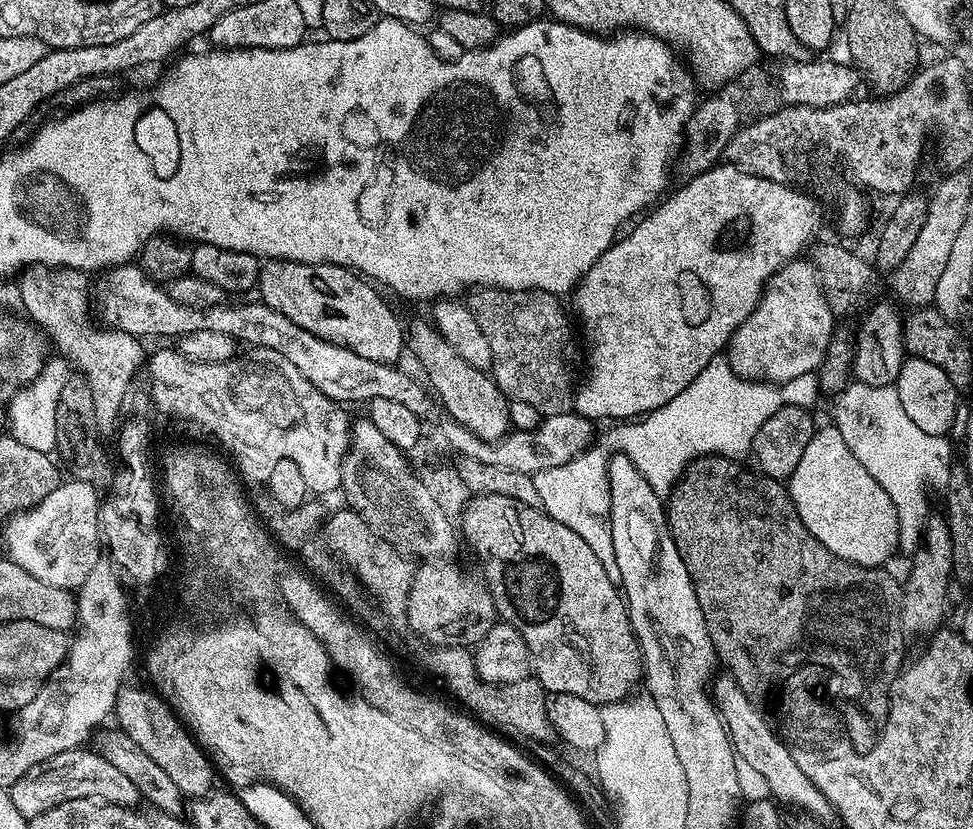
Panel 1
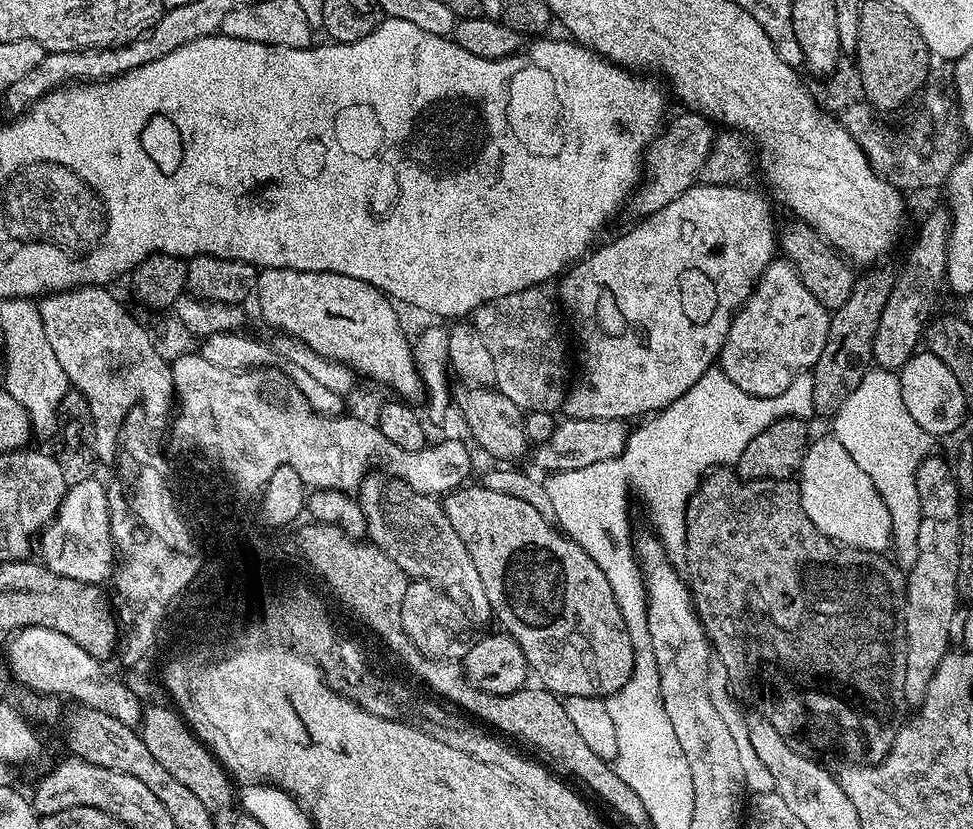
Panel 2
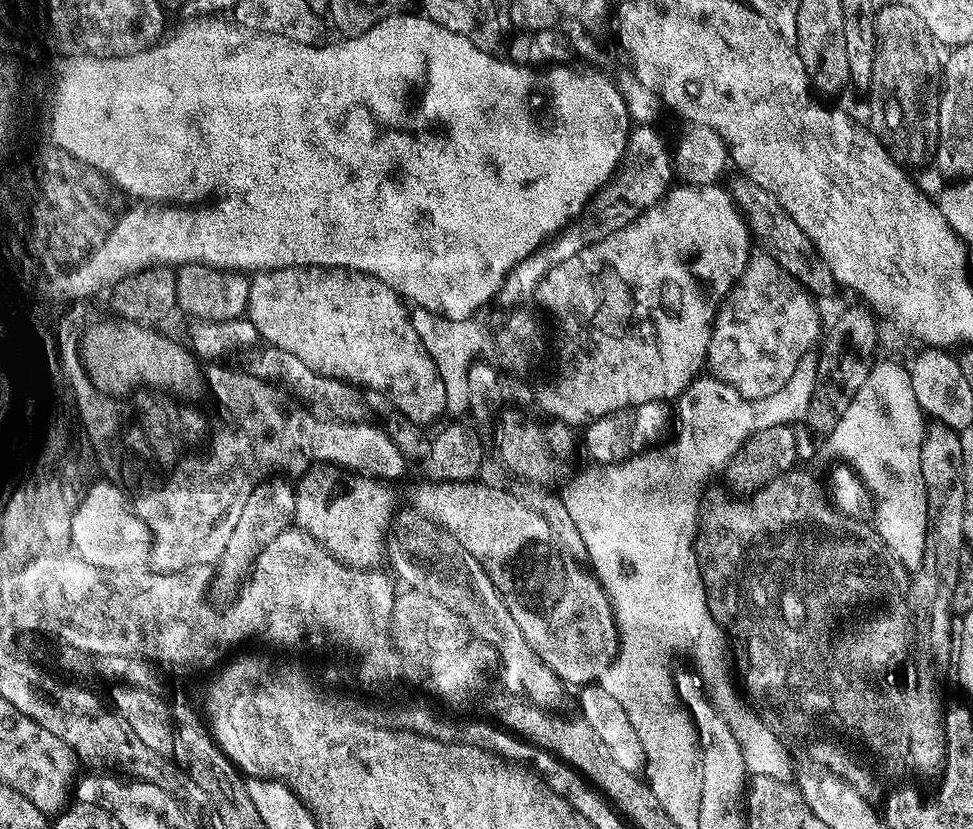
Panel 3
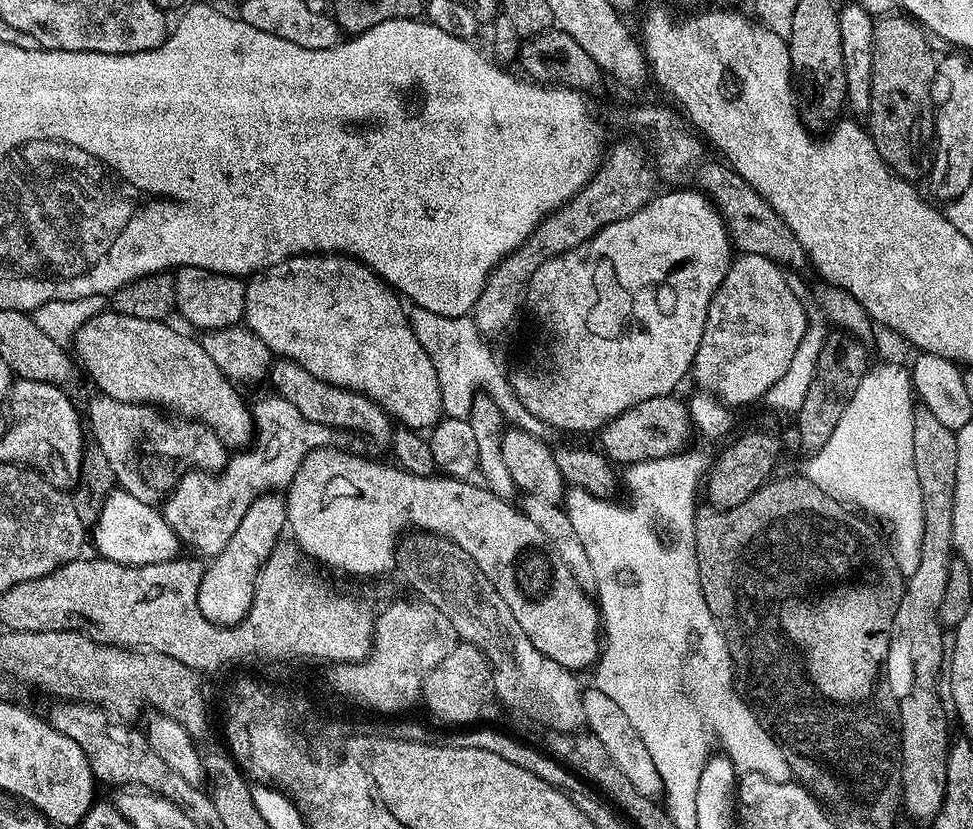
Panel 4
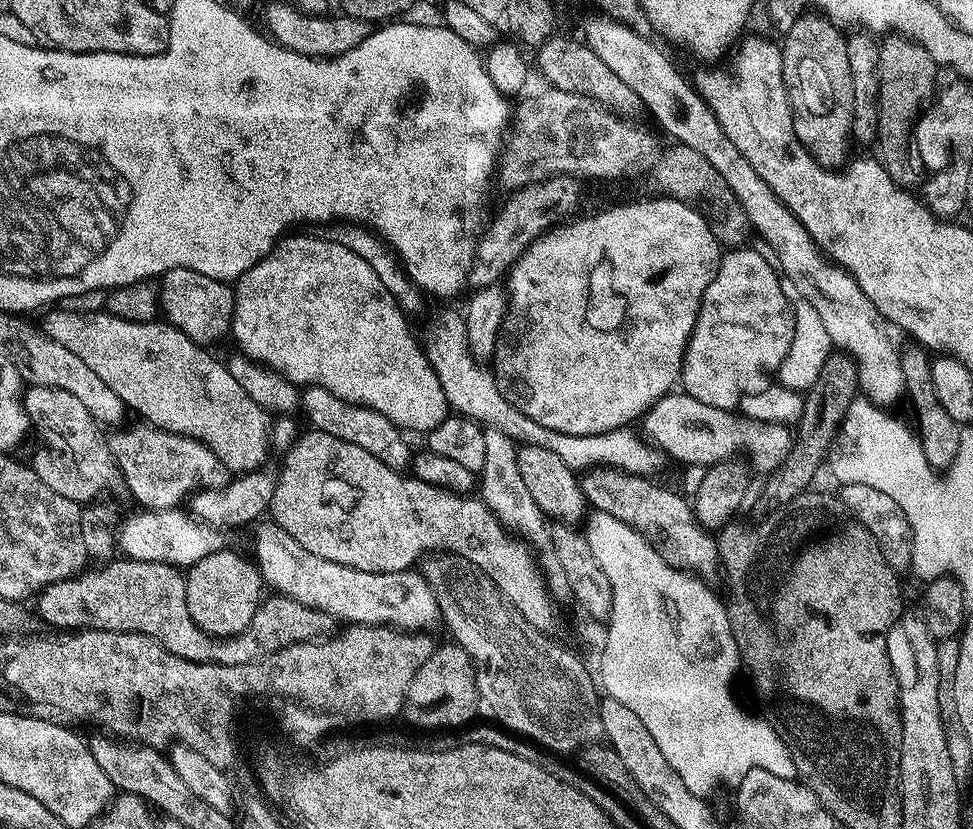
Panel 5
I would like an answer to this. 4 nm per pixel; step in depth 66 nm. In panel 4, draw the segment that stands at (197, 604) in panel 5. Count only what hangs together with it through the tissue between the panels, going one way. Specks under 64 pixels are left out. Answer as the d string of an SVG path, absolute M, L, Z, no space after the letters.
M283 495L260 496L252 502L226 546L211 557L198 586L197 604L210 623L227 626L246 618L252 608L252 599L256 596L256 579L260 574L262 561L275 550L282 536L280 531L285 531L287 522L288 505Z

